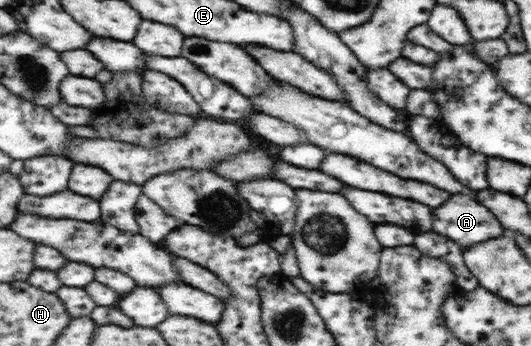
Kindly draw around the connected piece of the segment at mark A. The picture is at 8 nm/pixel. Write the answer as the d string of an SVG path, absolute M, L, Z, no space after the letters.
M454 196L450 204L442 204L442 208L436 208L432 212L432 230L454 240L460 246L472 246L490 238L501 238L508 233L490 214L490 210L468 196Z

